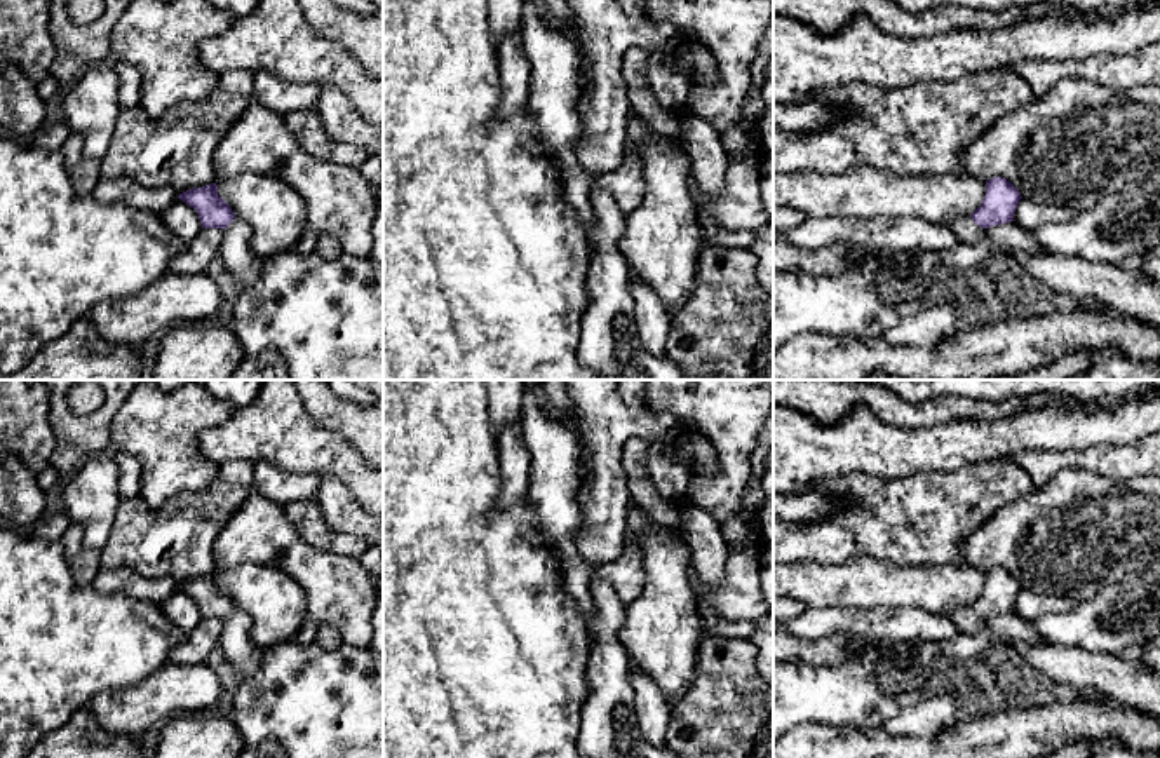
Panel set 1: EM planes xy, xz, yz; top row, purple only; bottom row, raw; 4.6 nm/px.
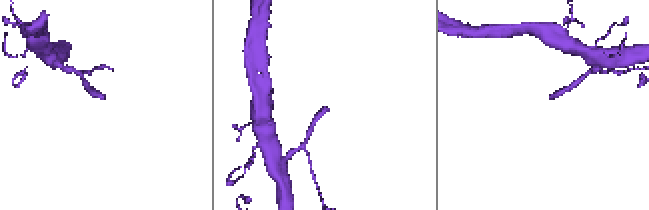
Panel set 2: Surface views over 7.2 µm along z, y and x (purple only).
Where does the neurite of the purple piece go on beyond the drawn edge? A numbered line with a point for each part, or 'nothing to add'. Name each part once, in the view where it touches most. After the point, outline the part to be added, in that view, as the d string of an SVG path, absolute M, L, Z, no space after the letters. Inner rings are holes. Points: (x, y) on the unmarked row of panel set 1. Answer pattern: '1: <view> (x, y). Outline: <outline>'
1: yz (929, 704). Outline: M958 606L948 612L956 627L956 634L948 641L928 641L920 646L916 660L916 676L909 687L902 687L897 697L899 709L888 718L881 728L895 737L930 737L937 730L956 721L956 667L967 666L984 655L993 645L993 638L986 627L988 619L981 619L970 606Z

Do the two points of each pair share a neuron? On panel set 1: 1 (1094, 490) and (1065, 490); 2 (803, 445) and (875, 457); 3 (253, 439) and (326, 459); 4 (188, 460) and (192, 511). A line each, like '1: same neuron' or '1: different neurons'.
1: same neuron
2: same neuron
3: same neuron
4: different neurons

